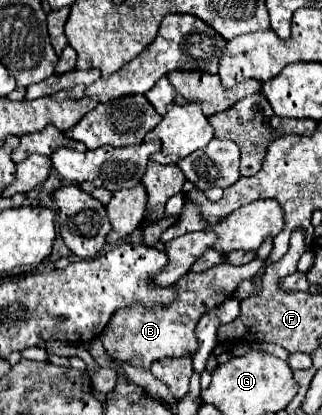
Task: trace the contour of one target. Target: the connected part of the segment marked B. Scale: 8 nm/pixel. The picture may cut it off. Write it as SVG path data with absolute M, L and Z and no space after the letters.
M251 260L249 264L243 266L231 266L229 262L223 262L201 274L189 272L185 274L185 278L175 282L179 294L171 306L161 306L153 310L141 306L129 306L117 310L109 320L109 326L105 326L105 330L101 332L101 342L105 346L105 352L113 360L123 360L143 370L151 370L151 364L163 360L165 356L167 358L193 356L199 348L195 326L201 320L201 316L211 310L217 310L231 296L229 292L237 288L241 280L253 278L261 266L263 260Z

